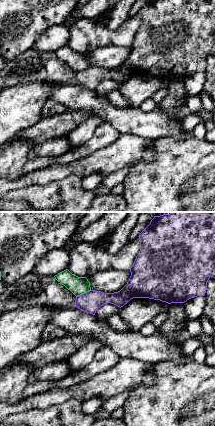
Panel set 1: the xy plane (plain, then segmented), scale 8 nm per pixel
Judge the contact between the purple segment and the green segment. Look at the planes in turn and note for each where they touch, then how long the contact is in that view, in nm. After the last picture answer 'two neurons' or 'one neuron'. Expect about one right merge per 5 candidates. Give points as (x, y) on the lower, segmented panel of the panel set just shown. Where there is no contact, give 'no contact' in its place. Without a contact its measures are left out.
contact (84, 293); length 140 nm

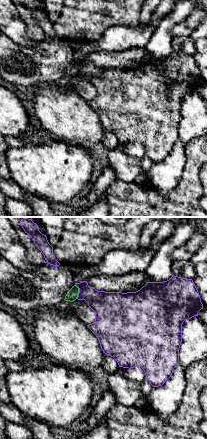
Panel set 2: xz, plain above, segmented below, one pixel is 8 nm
contact (79, 291); length 120 nm

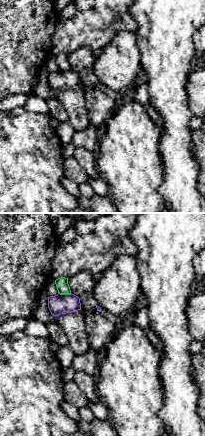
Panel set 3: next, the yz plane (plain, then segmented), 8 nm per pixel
contact (65, 294); length 110 nm

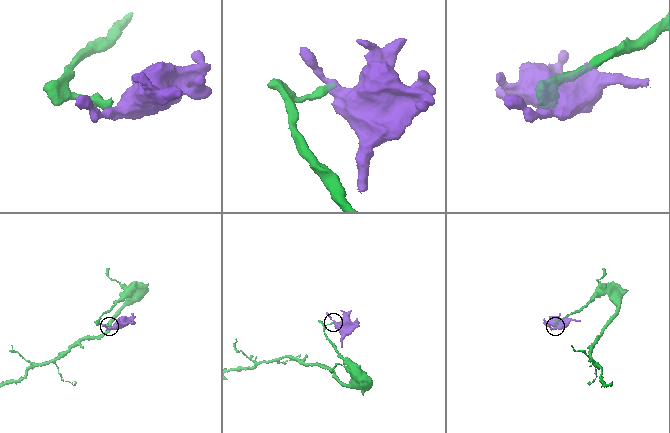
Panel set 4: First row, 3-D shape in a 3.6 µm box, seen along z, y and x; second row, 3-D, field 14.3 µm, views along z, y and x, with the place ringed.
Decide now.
two neurons

